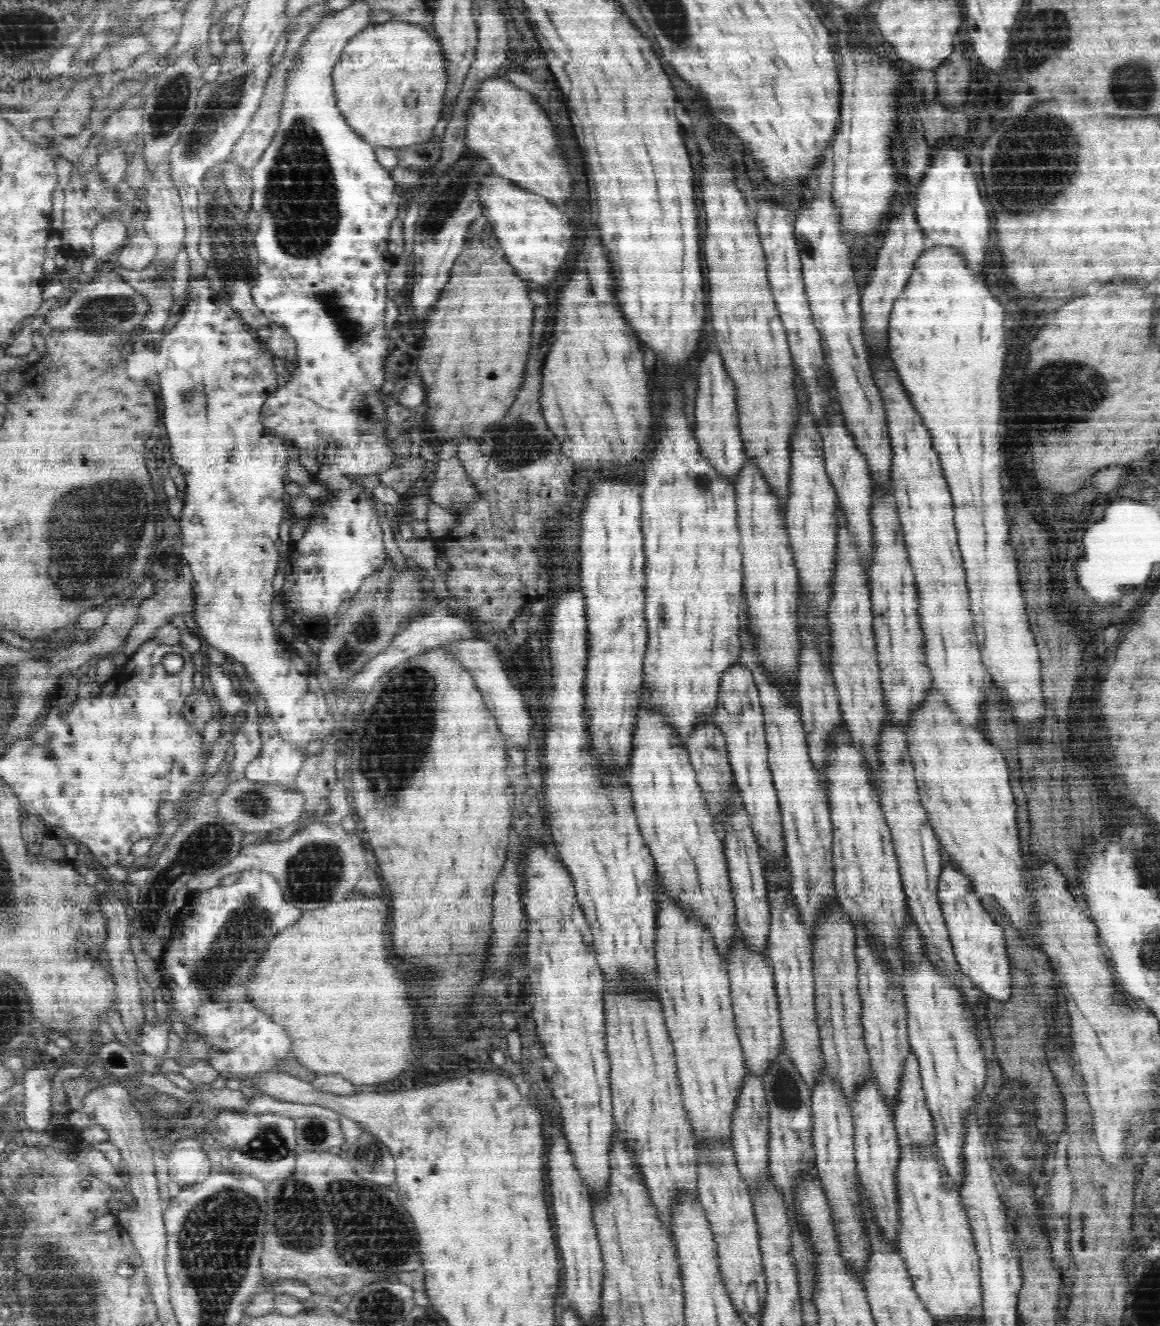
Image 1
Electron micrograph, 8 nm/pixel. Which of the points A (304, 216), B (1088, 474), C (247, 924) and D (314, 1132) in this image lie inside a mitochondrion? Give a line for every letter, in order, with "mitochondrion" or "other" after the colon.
A: mitochondrion
B: other
C: mitochondrion
D: mitochondrion

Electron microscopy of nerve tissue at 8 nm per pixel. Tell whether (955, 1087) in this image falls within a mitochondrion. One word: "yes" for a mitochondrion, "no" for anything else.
no

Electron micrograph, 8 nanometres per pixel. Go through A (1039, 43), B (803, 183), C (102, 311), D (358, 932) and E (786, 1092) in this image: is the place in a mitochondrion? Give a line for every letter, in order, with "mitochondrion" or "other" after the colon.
A: mitochondrion
B: other
C: mitochondrion
D: other
E: mitochondrion

